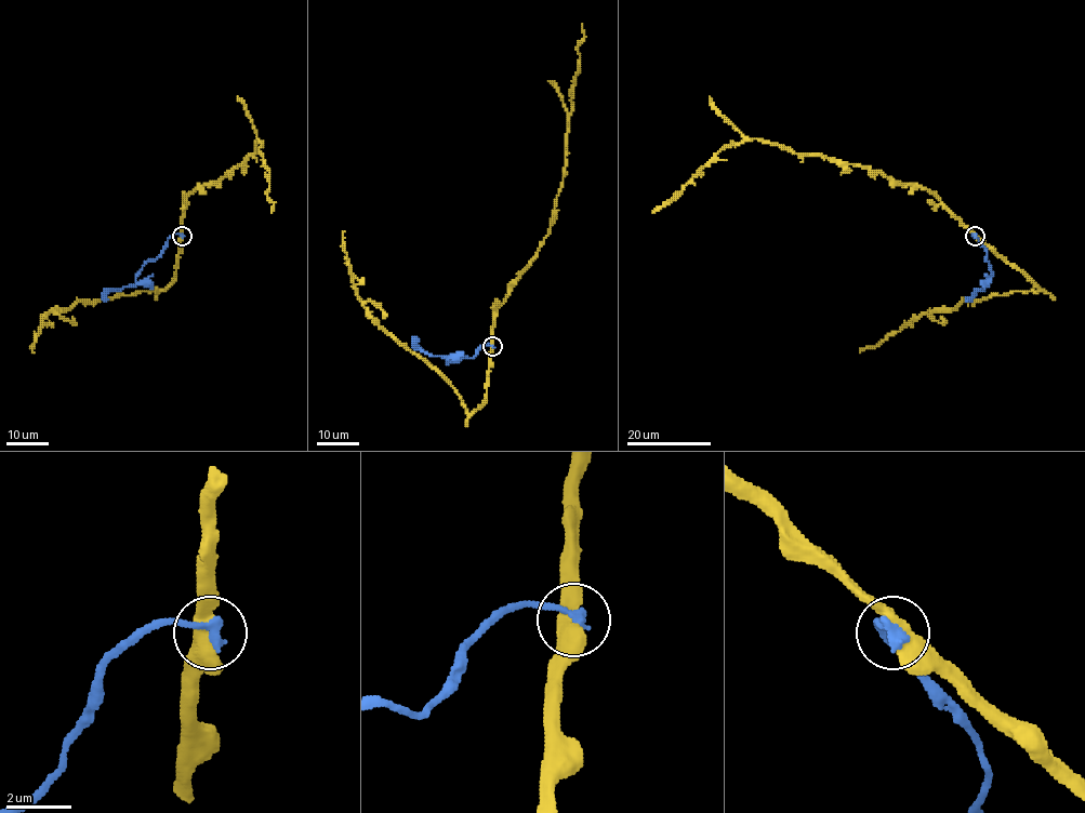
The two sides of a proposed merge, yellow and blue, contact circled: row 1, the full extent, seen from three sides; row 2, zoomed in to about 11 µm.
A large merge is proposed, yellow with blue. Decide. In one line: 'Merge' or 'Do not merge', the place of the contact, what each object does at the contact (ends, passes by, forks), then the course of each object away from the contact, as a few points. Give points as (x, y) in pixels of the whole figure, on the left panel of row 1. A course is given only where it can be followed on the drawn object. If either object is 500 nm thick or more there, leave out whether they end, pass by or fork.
Do not merge. Place: (182, 236). At the ring yellow passes by. At the ring blue ends. Course of yellow: (181, 236), (183, 200), (238, 167), (254, 151), (257, 138), (268, 171), (270, 212). Course of blue: (182, 236), (173, 235), (160, 254), (145, 264), (131, 287), (109, 289), (104, 294), (106, 302)

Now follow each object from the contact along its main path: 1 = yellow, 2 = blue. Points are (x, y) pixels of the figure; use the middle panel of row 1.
1: (491, 346), (493, 311), (548, 231), (565, 162), (569, 89), (579, 69), (577, 45), (583, 37), (581, 23)
2: (492, 346), (484, 344), (471, 359), (447, 362), (441, 357), (420, 350), (414, 345), (417, 337)

